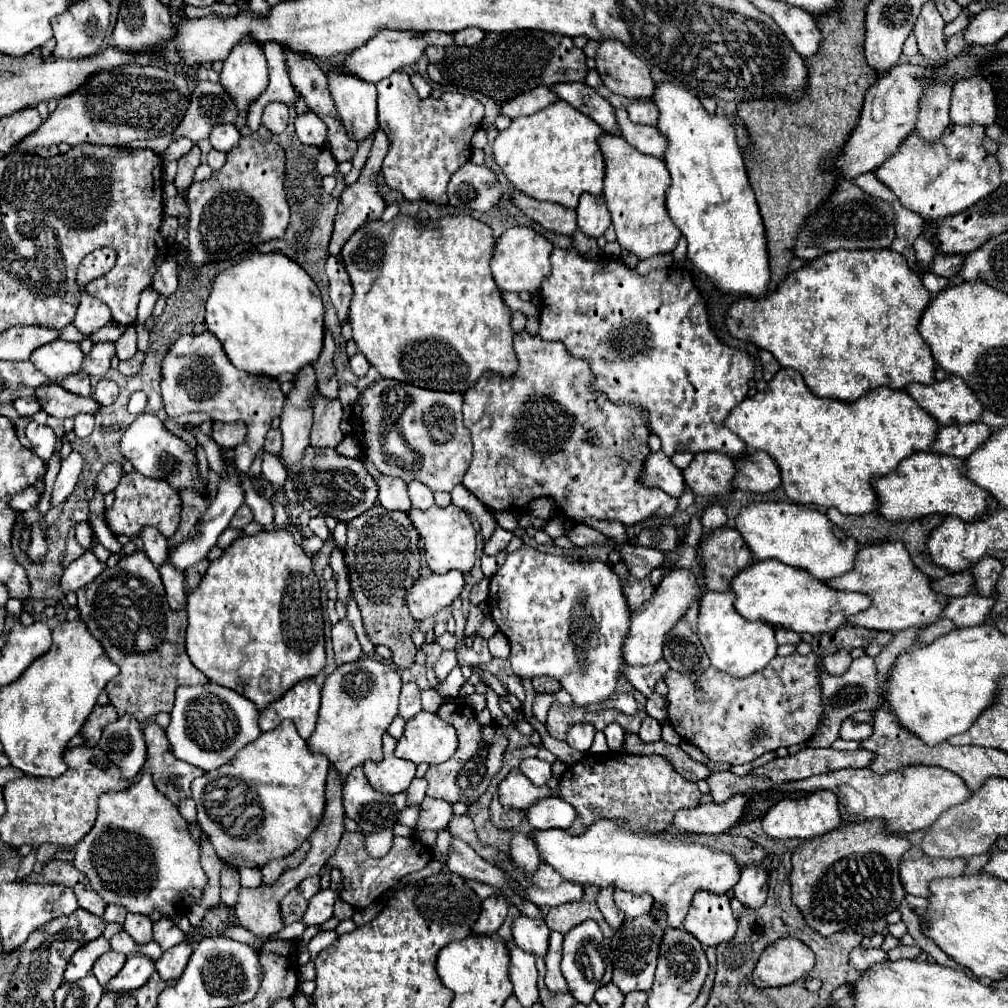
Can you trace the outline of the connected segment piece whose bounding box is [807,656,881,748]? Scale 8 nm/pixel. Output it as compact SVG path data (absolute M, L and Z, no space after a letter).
M861 656L861 658L853 660L849 670L839 678L831 676L827 672L821 672L821 688L823 688L823 702L825 702L825 722L821 724L821 730L817 732L817 736L807 742L807 746L829 748L839 738L837 724L847 720L857 710L875 710L881 700L877 668L875 668L875 660L871 656Z

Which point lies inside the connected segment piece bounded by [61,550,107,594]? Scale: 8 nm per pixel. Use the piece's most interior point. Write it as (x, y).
(86, 568)

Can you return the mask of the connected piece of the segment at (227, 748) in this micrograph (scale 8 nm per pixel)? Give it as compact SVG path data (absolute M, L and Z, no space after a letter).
M219 684L179 686L175 690L175 704L169 712L171 722L165 730L173 754L201 770L215 770L227 764L237 750L261 736L259 710L251 700Z

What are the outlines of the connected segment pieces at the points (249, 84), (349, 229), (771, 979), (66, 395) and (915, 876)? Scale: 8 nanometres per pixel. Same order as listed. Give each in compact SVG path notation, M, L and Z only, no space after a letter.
M249 34L243 36L243 40L237 42L235 48L229 52L221 70L221 84L235 98L237 108L241 110L239 120L235 122L235 126L241 128L247 122L245 110L269 84L263 46L253 42Z
M377 128L375 132L375 138L373 138L373 146L371 146L371 154L367 158L367 164L359 176L359 180L351 186L347 186L339 198L339 206L337 206L337 216L335 216L335 230L333 230L333 236L331 236L331 244L329 244L329 252L331 254L339 254L341 248L345 246L345 242L349 240L349 236L353 236L353 232L357 232L361 226L365 226L367 222L373 222L373 220L379 220L383 210L385 210L385 202L383 198L379 196L377 192L377 186L375 186L375 174L377 170L381 168L381 162L387 154L387 146L389 146L389 138L385 138L385 130Z
M787 936L765 948L753 970L753 984L759 988L787 986L807 976L813 966L815 956L811 948Z
M43 384L35 390L35 398L41 402L43 410L49 416L67 418L77 414L97 414L101 404L97 404L93 398L83 398L73 392L67 392L61 388L61 384Z
M917 858L917 860L903 860L899 866L901 884L907 894L929 898L929 882L937 878L957 878L963 876L967 868L965 858L945 860L945 858Z

